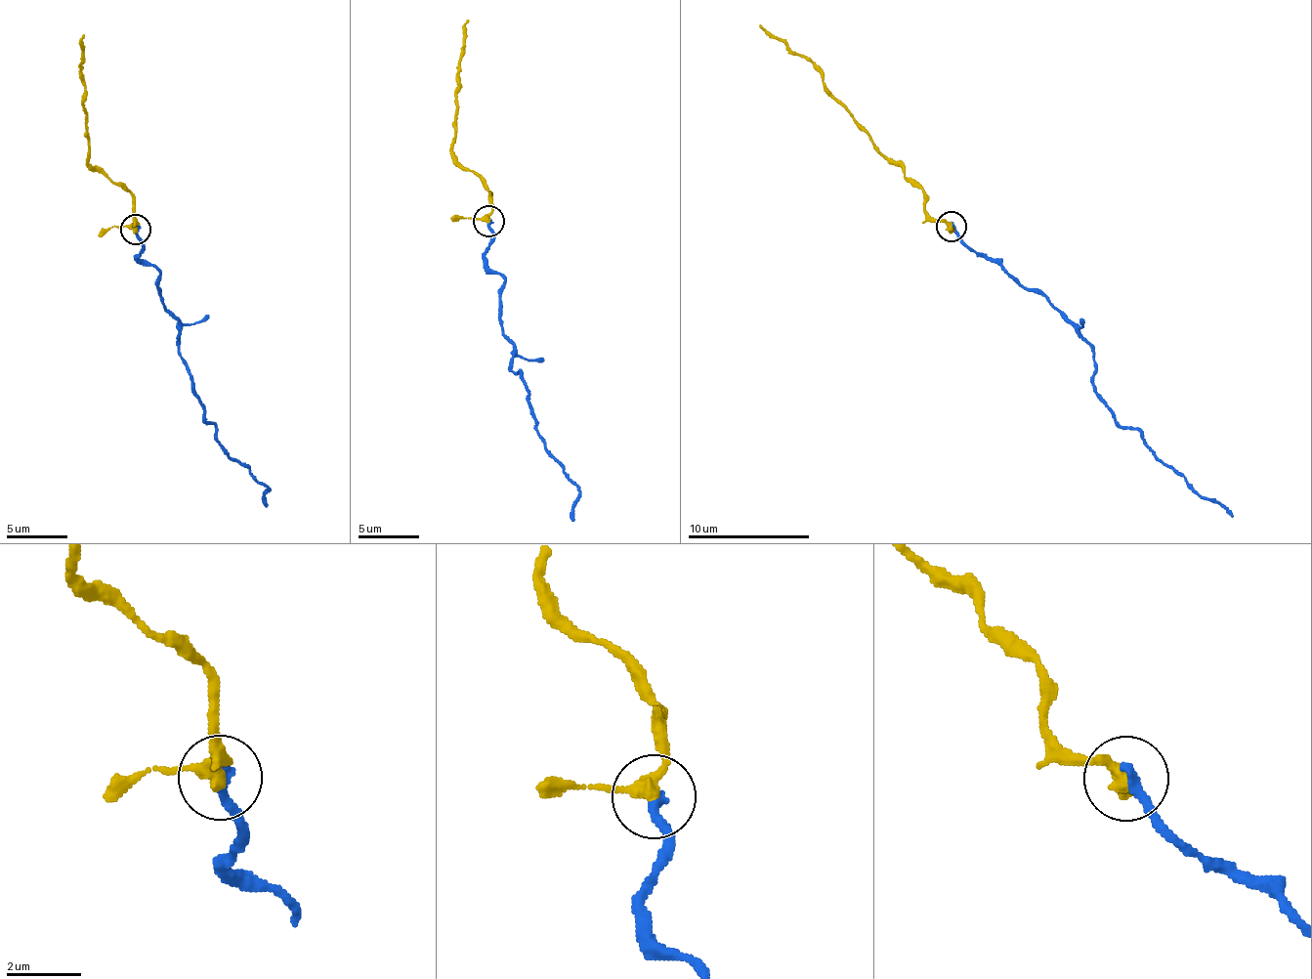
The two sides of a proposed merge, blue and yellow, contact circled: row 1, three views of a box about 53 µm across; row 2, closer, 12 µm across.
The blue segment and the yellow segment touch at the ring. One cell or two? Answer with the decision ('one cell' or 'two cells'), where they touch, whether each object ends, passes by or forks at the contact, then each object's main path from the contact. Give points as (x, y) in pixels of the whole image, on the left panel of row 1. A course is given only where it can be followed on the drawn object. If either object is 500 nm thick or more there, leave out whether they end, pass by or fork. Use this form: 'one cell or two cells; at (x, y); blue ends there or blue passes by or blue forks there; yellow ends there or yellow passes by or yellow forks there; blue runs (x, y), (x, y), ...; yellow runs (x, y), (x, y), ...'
one cell; at (136, 229); blue ends there; yellow passes by; blue runs (135, 228), (138, 257), (157, 270), (161, 304), (178, 321), (206, 421), (218, 445), (269, 489), (264, 506); yellow runs (135, 228), (133, 198), (90, 163), (81, 74), (83, 33)

